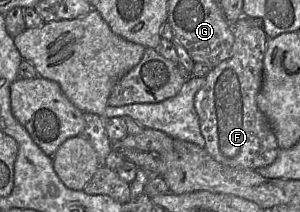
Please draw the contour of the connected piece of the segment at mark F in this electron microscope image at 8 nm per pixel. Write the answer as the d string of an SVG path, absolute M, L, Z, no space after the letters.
M242 16L229 23L234 35L231 55L209 71L205 84L195 94L194 107L205 139L204 148L210 156L226 166L256 170L272 164L280 150L272 126L256 102L269 37L262 27L252 25Z

